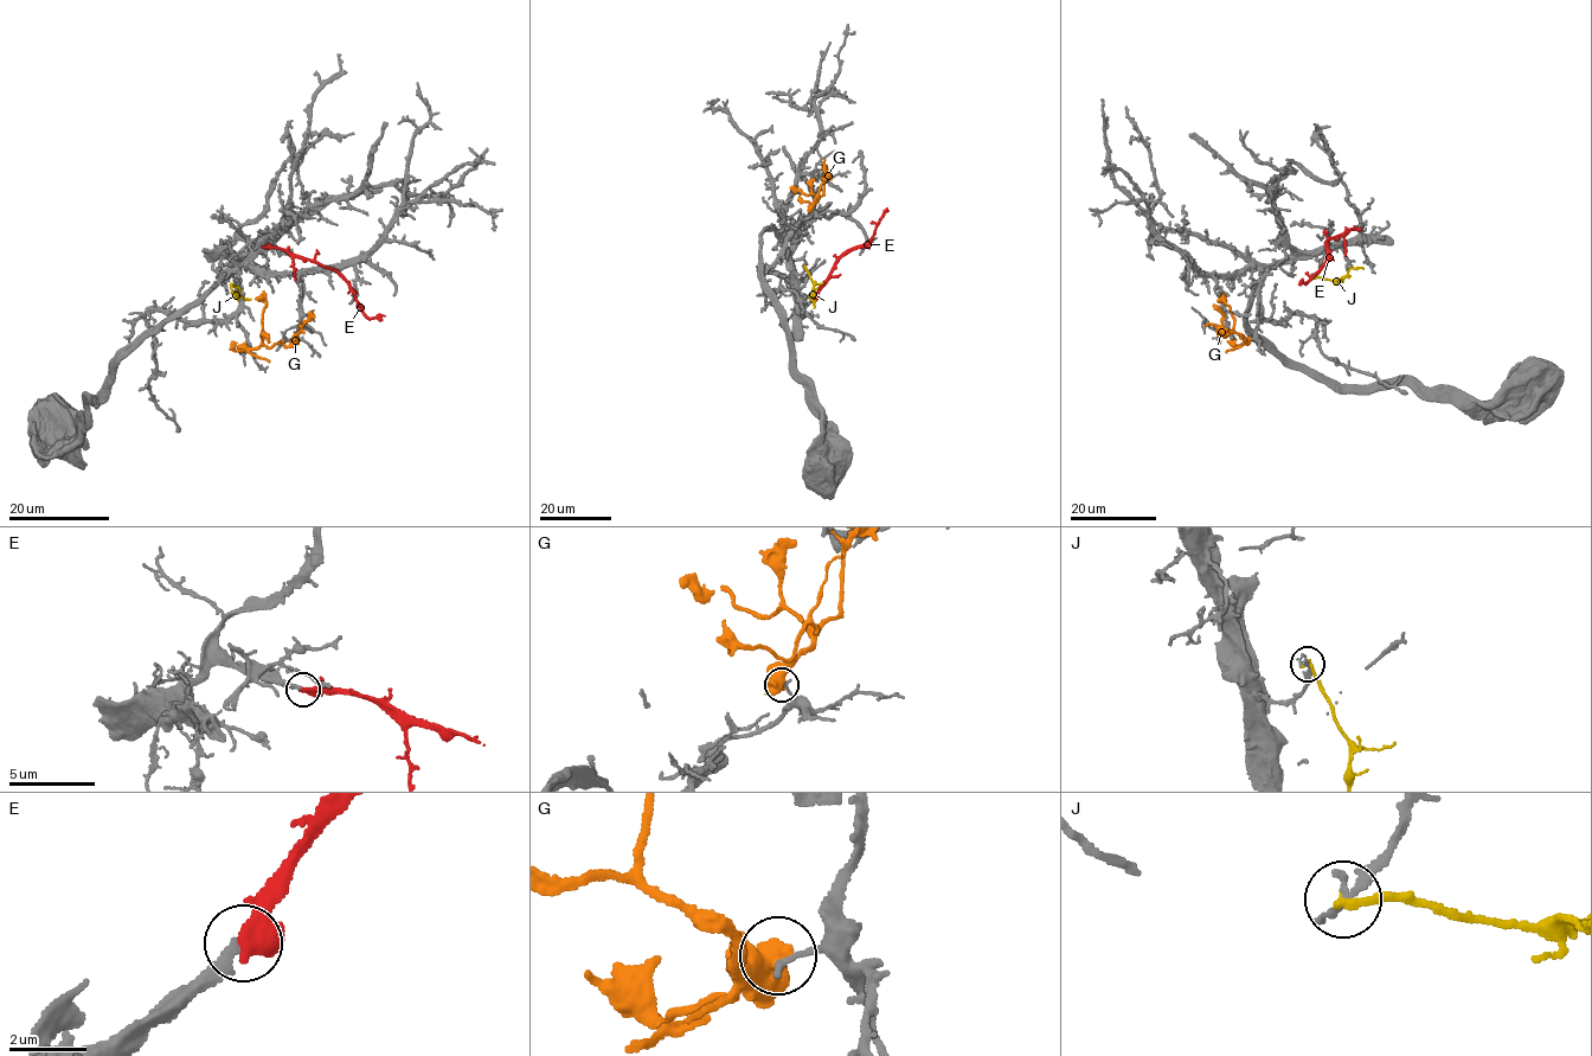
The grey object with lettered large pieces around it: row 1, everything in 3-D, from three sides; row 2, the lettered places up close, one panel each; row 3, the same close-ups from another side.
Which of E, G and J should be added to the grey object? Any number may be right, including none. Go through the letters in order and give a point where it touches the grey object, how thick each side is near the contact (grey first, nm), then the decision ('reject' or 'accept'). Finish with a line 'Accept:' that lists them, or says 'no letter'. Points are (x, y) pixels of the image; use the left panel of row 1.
E: contact (263, 247); calibres 240 and 550 nm; accept
G: contact (244, 346); calibres 170 and 750 nm; reject
J: contact (239, 288); calibres 280 and 200 nm; reject
Accept: E

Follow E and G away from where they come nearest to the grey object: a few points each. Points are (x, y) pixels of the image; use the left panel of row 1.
E: (263, 247), (273, 245), (331, 268), (346, 281), (366, 315), (383, 319)
G: (244, 346), (270, 347), (283, 341), (289, 345), (310, 311)

